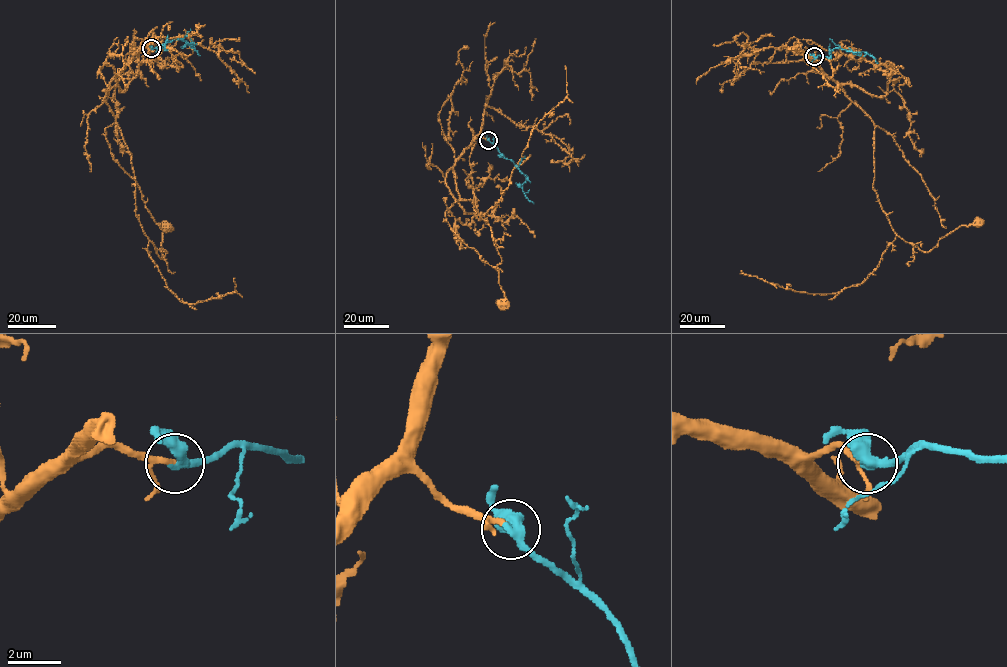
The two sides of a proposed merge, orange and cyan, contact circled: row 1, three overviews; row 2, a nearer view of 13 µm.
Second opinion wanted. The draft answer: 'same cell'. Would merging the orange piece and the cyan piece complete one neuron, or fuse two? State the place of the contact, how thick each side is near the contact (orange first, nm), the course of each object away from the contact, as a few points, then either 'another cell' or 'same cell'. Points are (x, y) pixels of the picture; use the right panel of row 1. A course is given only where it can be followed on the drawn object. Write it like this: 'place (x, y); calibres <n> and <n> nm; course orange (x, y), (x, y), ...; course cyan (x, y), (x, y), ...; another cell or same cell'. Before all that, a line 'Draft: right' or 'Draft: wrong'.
Draft: right
place (814, 56); calibres 140 and 440 nm; course orange (814, 56), (809, 56), (874, 125), (872, 189), (894, 231), (929, 252), (958, 228), (977, 223); course cyan (814, 56), (829, 57), (831, 50), (841, 48), (856, 53), (866, 52), (877, 63); same cell

